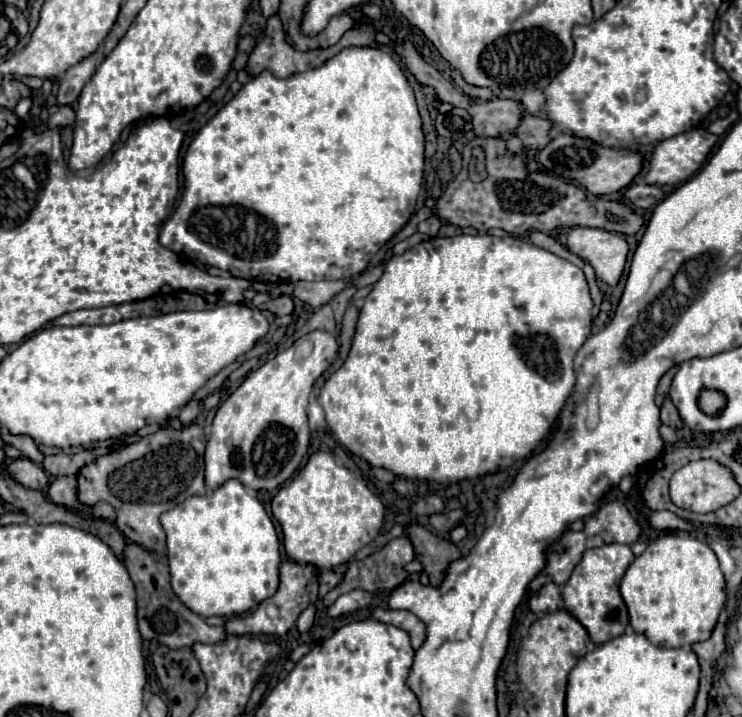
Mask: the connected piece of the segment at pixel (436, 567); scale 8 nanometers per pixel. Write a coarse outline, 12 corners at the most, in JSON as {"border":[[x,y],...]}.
{"border":[[421,526],[407,532],[417,558],[439,588],[459,548]]}

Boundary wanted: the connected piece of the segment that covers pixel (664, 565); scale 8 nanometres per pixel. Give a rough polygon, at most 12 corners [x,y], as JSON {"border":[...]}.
{"border":[[665,534],[621,580],[635,632],[707,640],[725,604],[715,552]]}

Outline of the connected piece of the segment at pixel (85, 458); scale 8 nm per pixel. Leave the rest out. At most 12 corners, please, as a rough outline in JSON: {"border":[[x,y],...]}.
{"border":[[109,448],[79,454],[45,456],[43,468],[53,476],[75,476],[87,462]]}

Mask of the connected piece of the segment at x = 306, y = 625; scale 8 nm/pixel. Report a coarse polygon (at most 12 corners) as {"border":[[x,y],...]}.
{"border":[[315,604],[300,614],[296,622],[299,632],[308,632],[314,623]]}

